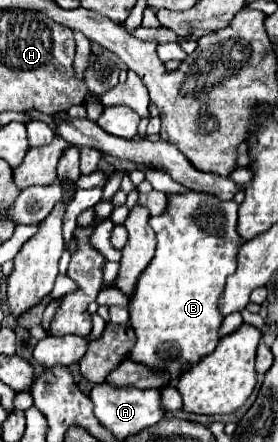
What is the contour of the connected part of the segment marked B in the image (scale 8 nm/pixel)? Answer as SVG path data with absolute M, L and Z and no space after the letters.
M188 191L186 195L170 195L168 211L160 217L150 217L150 227L154 229L158 243L154 259L138 277L128 303L130 327L136 333L136 343L128 355L134 363L142 363L152 371L168 373L170 381L166 385L174 385L184 367L194 365L200 357L212 353L220 339L218 331L222 325L222 313L218 301L222 299L226 279L236 271L236 251L242 245L242 237L236 231L238 207L236 201L222 201L214 195Z

